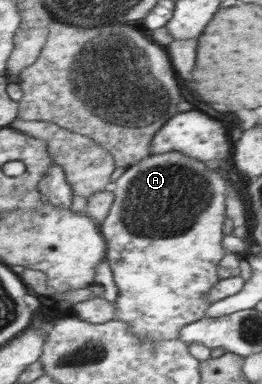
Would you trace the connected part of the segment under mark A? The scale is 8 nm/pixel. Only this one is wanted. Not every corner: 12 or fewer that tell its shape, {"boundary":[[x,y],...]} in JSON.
{"boundary":[[178,151],[118,178],[100,224],[117,317],[204,319],[230,182]]}

